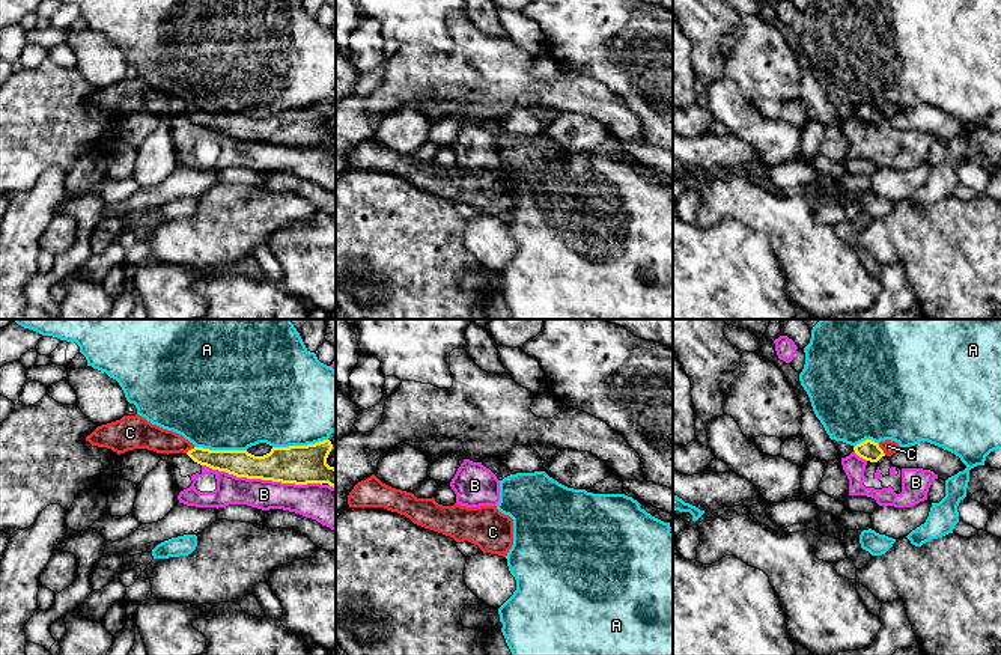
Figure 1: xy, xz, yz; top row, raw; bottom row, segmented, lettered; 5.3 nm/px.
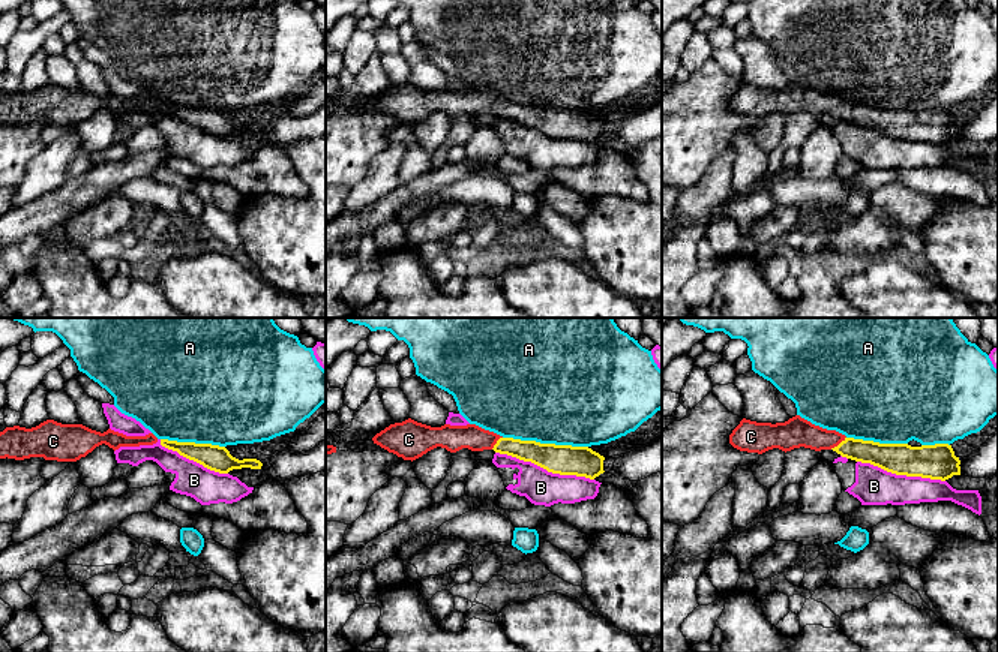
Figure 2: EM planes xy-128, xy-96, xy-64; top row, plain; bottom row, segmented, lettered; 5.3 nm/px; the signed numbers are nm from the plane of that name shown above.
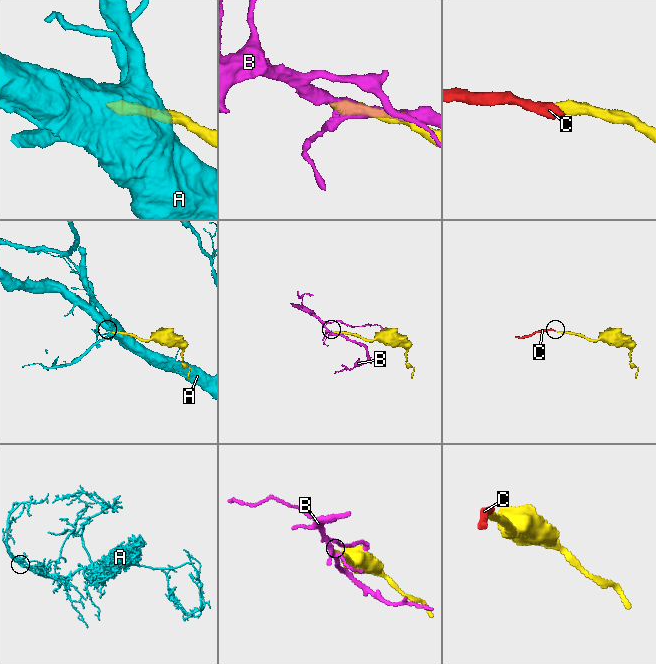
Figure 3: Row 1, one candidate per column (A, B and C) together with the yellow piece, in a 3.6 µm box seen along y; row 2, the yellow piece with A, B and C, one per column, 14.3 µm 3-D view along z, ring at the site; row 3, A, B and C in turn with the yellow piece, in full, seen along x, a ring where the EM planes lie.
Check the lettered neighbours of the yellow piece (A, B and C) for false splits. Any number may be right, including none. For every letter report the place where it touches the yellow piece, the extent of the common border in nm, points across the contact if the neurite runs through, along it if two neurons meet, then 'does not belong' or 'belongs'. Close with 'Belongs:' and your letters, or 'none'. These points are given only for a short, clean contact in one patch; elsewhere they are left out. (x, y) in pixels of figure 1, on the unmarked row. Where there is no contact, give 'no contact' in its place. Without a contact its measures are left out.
A: xy (300, 109) | 300 nm | does not belong
B: xy (262, 142) | 650 nm | does not belong
C: yz (881, 112) | 70 nm | across yz (869, 113), (881, 112), (888, 109) | belongs
Belongs: C

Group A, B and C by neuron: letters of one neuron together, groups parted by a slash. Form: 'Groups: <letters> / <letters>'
Groups: A / B / C

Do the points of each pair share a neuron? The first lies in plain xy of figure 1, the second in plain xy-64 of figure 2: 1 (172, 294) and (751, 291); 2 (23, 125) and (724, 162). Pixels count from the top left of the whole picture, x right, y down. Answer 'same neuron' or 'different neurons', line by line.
1: same neuron
2: different neurons

